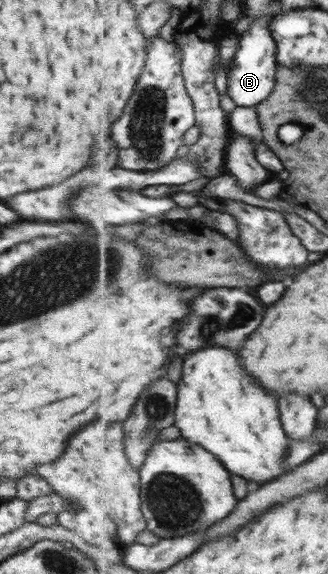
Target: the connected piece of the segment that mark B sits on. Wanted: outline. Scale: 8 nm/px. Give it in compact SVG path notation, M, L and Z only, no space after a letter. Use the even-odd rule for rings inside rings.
M268 18L253 21L251 27L240 37L240 47L227 67L228 93L239 106L253 107L273 95L279 74L278 44L269 27Z

